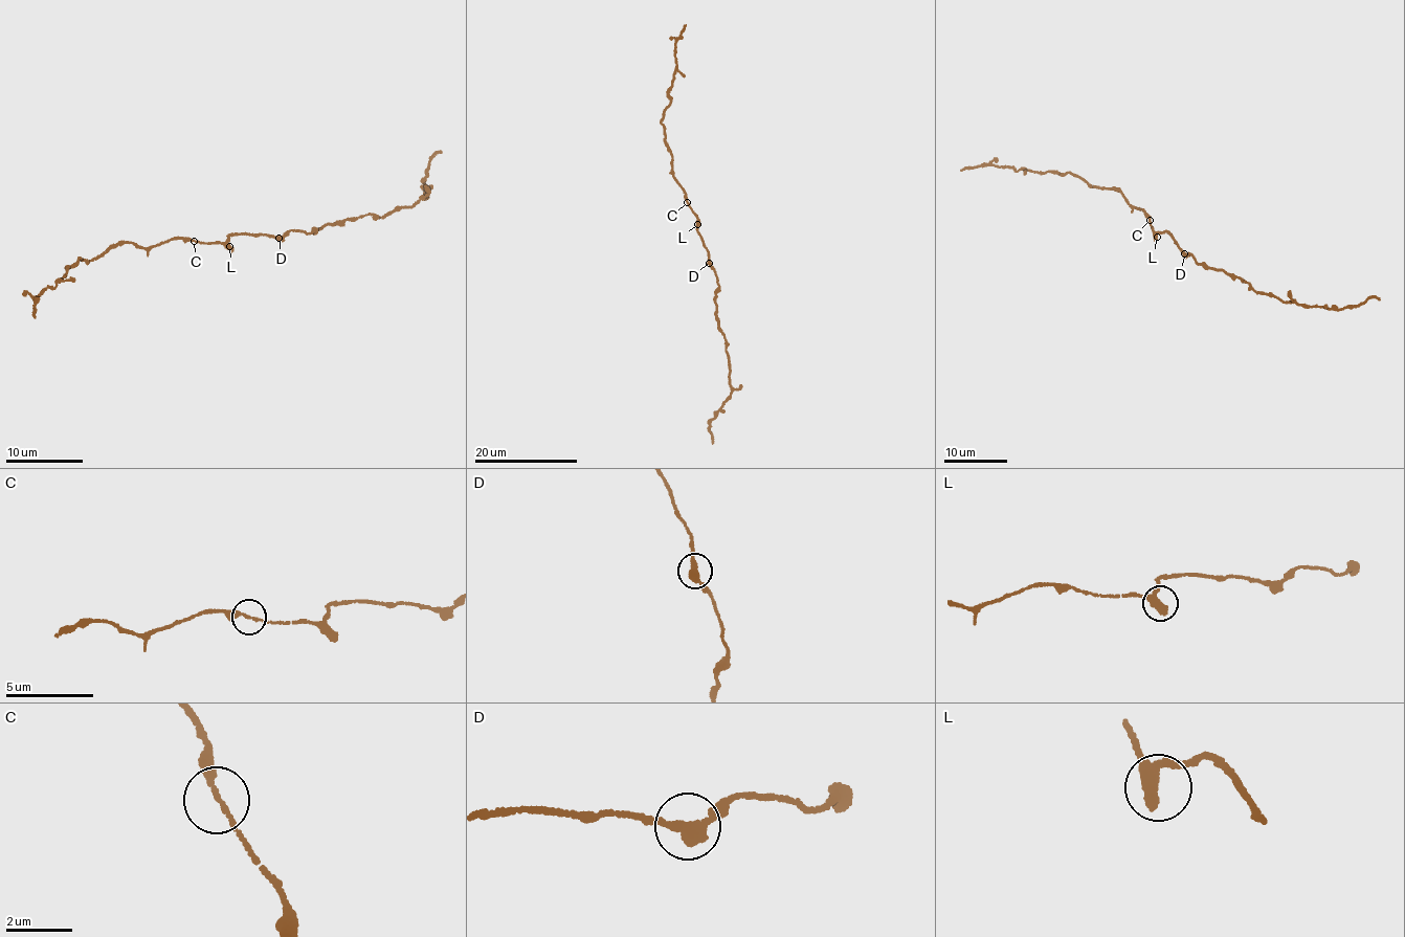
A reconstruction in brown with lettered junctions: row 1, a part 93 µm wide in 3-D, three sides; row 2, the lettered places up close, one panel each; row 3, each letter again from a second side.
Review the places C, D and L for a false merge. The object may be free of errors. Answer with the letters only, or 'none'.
D

